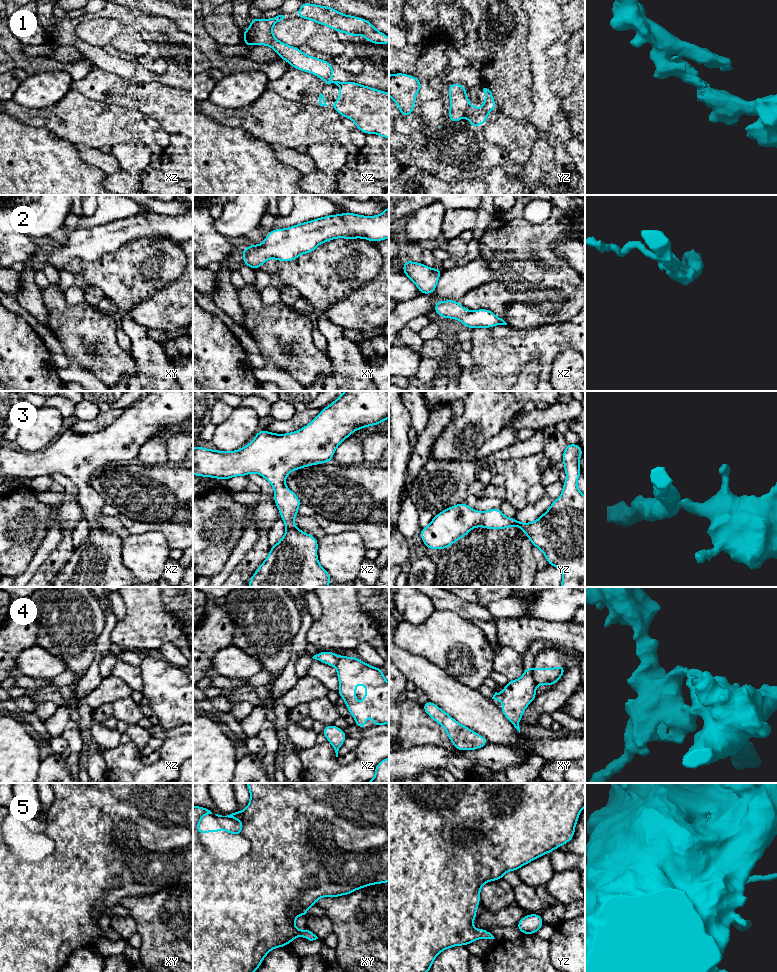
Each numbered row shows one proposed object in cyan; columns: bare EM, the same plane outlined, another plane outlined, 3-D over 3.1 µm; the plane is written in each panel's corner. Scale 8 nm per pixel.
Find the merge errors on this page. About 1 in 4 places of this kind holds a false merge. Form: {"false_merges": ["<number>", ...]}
{"false_merges": ["1", "4"]}

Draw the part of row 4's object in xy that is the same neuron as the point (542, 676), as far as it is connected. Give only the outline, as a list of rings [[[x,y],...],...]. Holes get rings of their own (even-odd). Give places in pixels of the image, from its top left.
[[[556,666],[555,668],[532,668],[532,675],[537,685],[550,686],[557,683],[561,676],[565,673],[565,666]]]

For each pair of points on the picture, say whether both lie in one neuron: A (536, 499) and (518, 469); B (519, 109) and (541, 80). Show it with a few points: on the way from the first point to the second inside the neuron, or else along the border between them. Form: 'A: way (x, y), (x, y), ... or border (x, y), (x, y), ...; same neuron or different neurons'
A: border (539, 482), (528, 490), (527, 503), (519, 509); different neurons
B: border (532, 72), (530, 91), (532, 111), (527, 117); different neurons

